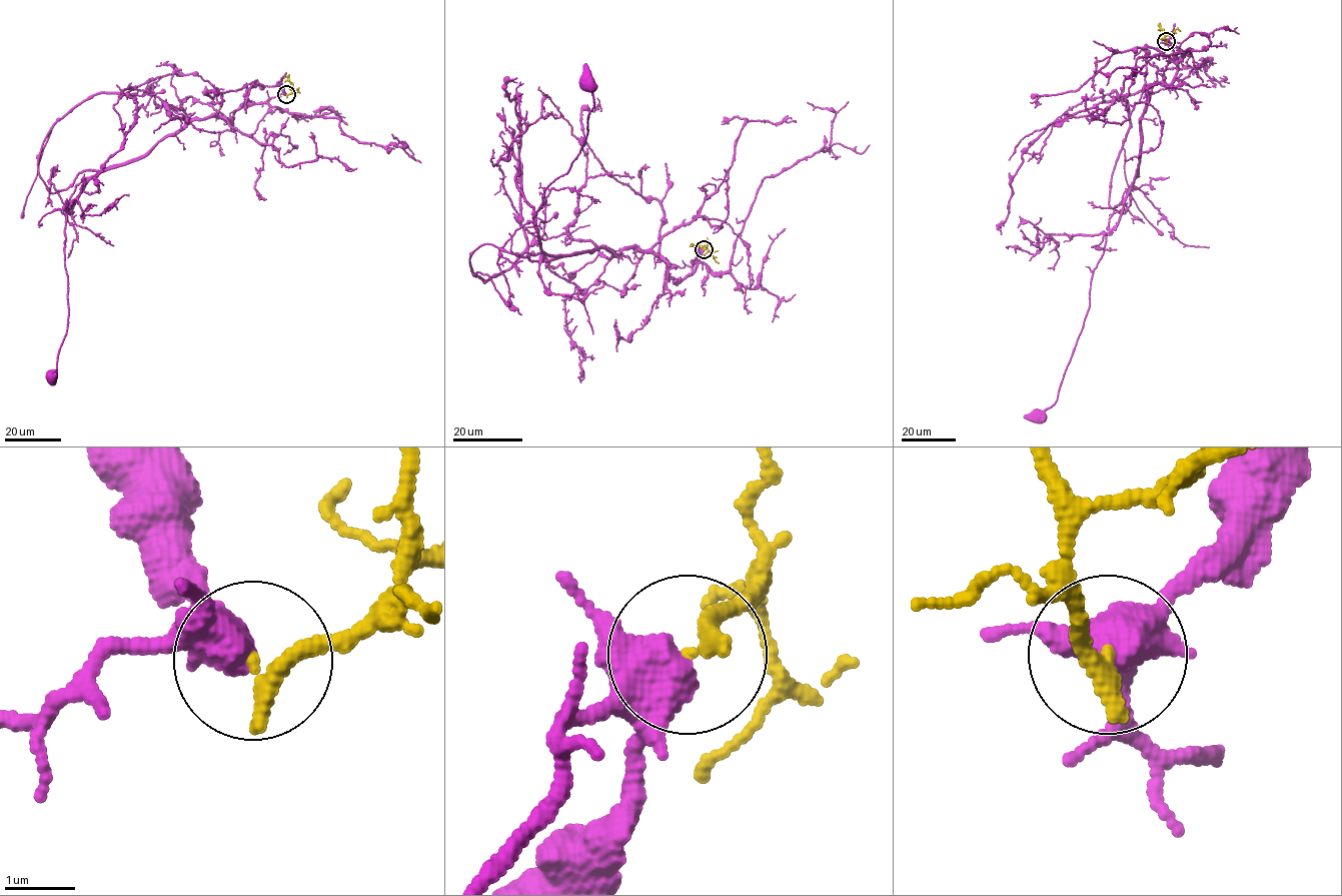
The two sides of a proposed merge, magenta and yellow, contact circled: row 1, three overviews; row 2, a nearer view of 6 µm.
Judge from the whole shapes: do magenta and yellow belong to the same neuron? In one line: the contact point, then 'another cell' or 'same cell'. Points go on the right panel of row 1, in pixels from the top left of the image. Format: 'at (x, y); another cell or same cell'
at (1166, 41); another cell

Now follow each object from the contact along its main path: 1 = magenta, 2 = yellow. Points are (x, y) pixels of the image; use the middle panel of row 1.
1: (703, 249), (678, 280), (665, 276), (658, 255), (627, 247), (542, 250), (533, 217), (585, 140), (589, 83)
2: (703, 249), (707, 246), (719, 263)

